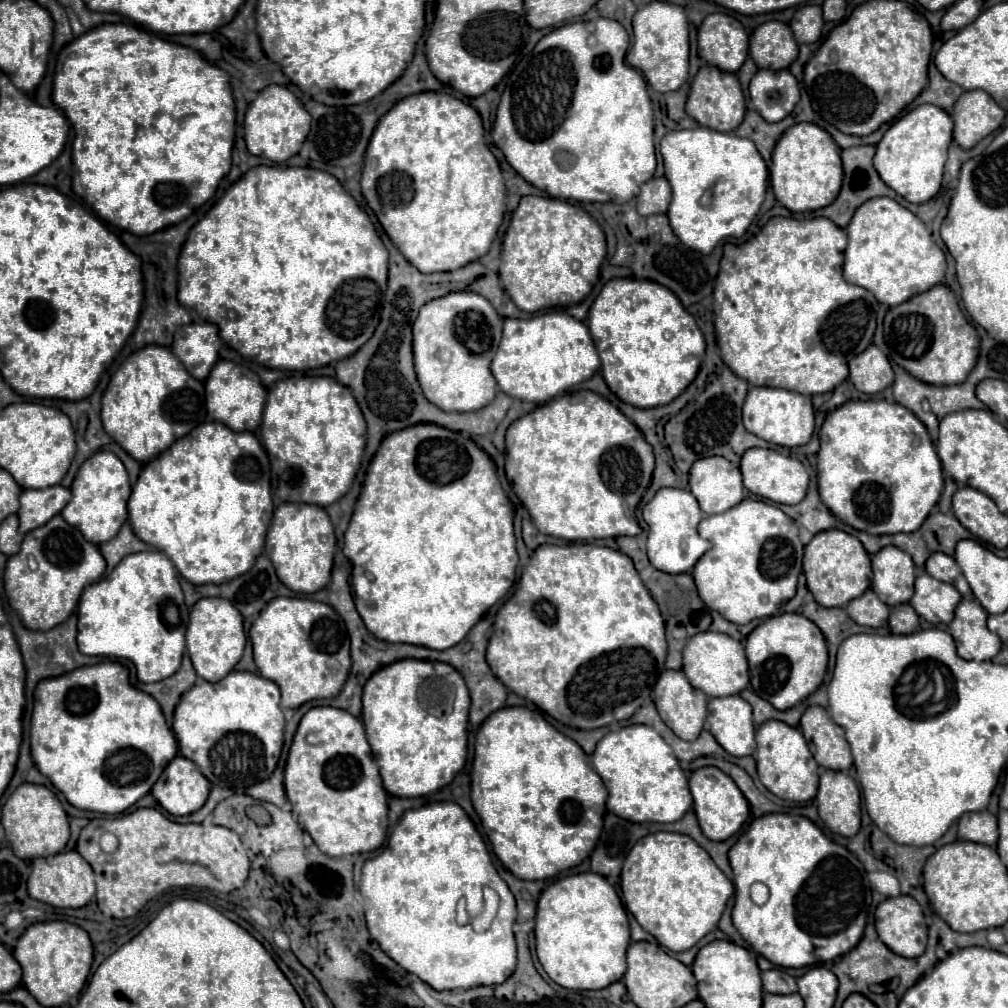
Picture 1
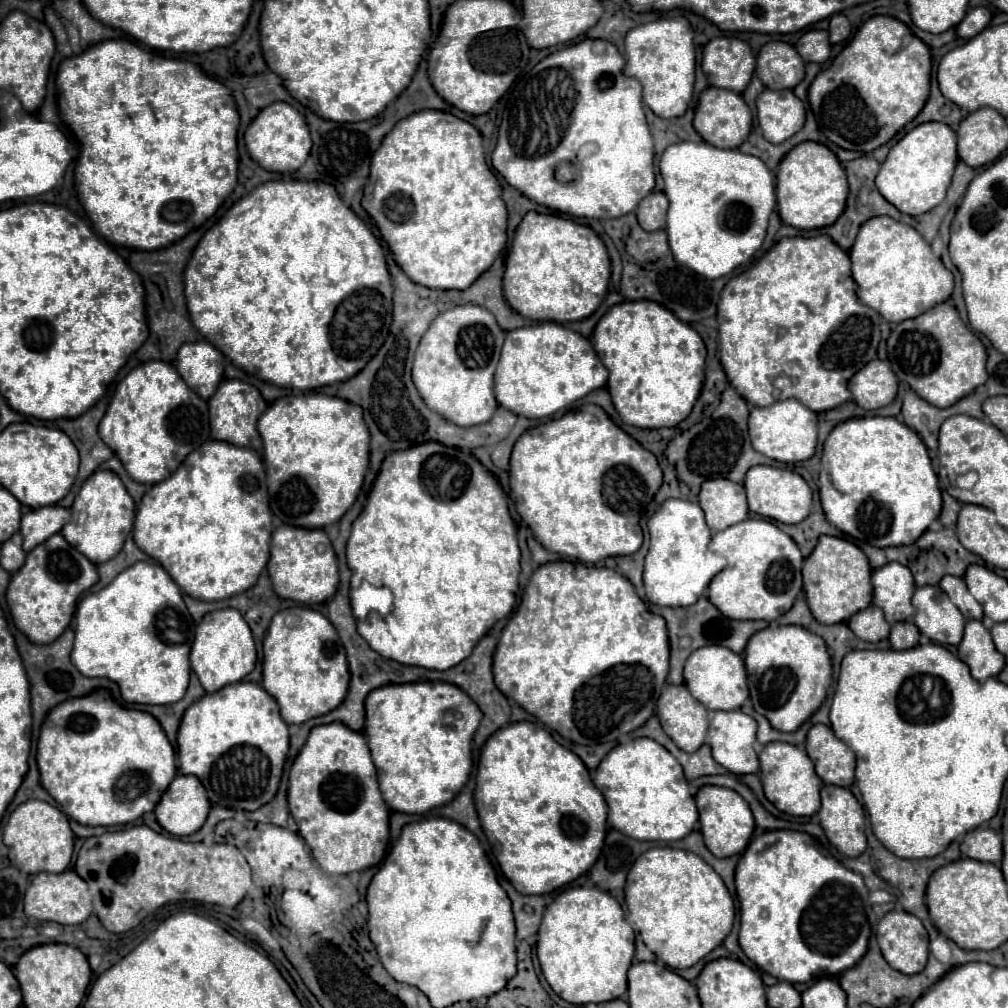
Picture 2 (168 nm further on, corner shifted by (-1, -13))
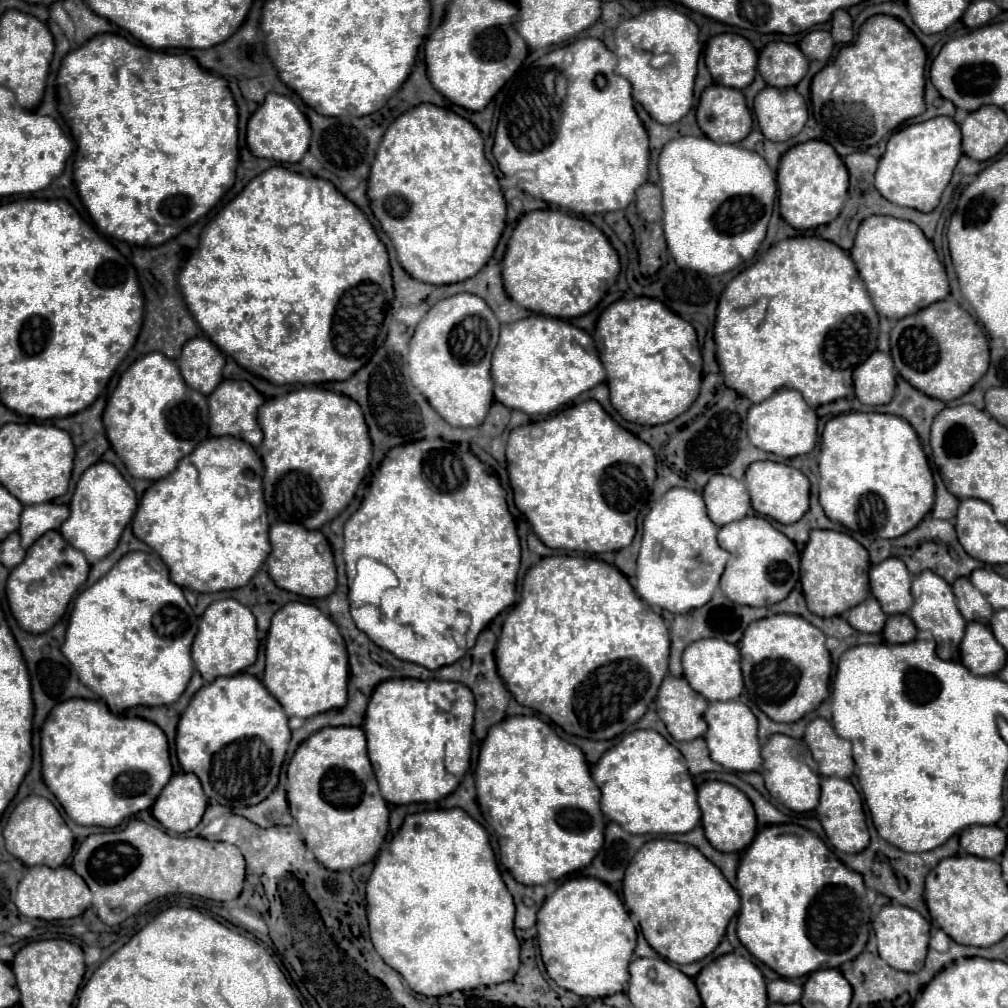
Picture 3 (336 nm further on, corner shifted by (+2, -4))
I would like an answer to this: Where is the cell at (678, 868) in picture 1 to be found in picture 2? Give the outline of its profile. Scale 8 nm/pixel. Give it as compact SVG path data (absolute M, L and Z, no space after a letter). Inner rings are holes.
M653 847L645 851L631 867L624 893L627 921L641 933L643 943L671 969L693 967L699 959L723 943L735 921L735 903L723 879L691 851L673 847Z

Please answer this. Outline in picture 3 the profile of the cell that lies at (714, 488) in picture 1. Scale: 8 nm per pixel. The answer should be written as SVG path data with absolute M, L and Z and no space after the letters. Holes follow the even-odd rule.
M716 474L704 486L702 498L706 502L708 516L714 520L716 526L724 526L728 522L740 520L750 512L750 496L744 482Z

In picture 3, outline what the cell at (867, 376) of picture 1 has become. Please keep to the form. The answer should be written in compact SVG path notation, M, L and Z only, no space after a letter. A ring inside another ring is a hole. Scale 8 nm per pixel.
M872 352L868 360L856 368L852 378L856 398L866 406L888 404L896 388L894 362L884 352Z

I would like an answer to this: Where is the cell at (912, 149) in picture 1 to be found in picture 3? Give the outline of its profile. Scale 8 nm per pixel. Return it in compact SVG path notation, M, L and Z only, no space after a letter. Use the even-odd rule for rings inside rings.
M936 116L926 122L910 124L898 130L886 144L886 152L878 162L876 190L898 206L930 212L938 206L946 184L952 178L954 166L962 154L960 128L948 116Z

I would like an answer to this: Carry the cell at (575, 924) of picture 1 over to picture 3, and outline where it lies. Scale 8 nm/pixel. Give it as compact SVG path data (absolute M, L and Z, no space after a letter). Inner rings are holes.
M593 877L567 879L538 912L538 944L550 978L578 996L604 998L622 992L636 947L636 928L621 897Z

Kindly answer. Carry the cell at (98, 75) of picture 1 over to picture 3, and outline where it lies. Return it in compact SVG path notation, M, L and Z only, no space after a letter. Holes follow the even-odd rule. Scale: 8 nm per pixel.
M98 34L88 40L78 50L72 50L58 70L57 94L61 115L72 128L76 140L76 156L74 156L74 182L78 194L92 216L96 228L112 236L116 240L124 240L138 246L160 246L166 240L180 234L184 228L194 224L200 216L204 216L214 204L217 204L224 192L233 186L238 162L238 110L236 102L230 94L228 83L222 76L214 76L198 66L198 62L188 54L164 54L160 50L150 50L146 46L134 46L124 36L118 34Z

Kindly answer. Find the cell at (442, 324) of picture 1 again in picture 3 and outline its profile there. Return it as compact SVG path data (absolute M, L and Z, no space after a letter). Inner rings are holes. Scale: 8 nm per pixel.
M456 294L436 302L410 340L410 378L450 426L480 426L494 402L490 374L500 322L476 294Z

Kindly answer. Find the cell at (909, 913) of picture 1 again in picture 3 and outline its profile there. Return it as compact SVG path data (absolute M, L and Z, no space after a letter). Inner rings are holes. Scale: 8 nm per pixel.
M886 904L874 918L872 926L878 940L878 954L886 964L904 972L918 972L924 966L928 940L930 940L930 926L920 916L920 912L900 904Z

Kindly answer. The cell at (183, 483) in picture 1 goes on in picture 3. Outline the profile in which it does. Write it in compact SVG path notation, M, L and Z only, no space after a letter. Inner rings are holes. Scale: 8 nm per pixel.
M220 436L220 438L208 438L204 442L200 442L192 454L184 456L184 460L180 460L180 464L176 466L176 470L172 474L168 474L164 480L156 480L142 496L138 510L134 514L134 520L131 522L132 532L136 538L140 538L142 542L146 542L168 566L172 582L184 586L185 589L200 593L215 593L220 590L234 590L240 586L246 586L250 582L250 578L254 576L266 560L266 556L271 552L271 545L269 542L269 528L268 516L266 513L266 504L264 504L264 494L262 494L262 460L258 458L256 450L234 436Z

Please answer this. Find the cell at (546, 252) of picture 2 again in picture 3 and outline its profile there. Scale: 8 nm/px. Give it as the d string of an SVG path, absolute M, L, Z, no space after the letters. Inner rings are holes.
M532 210L524 214L510 236L502 262L504 290L514 302L518 302L522 308L530 312L564 320L590 312L606 294L608 286L616 282L618 272L620 272L618 254L610 246L608 238L588 220L558 210Z

